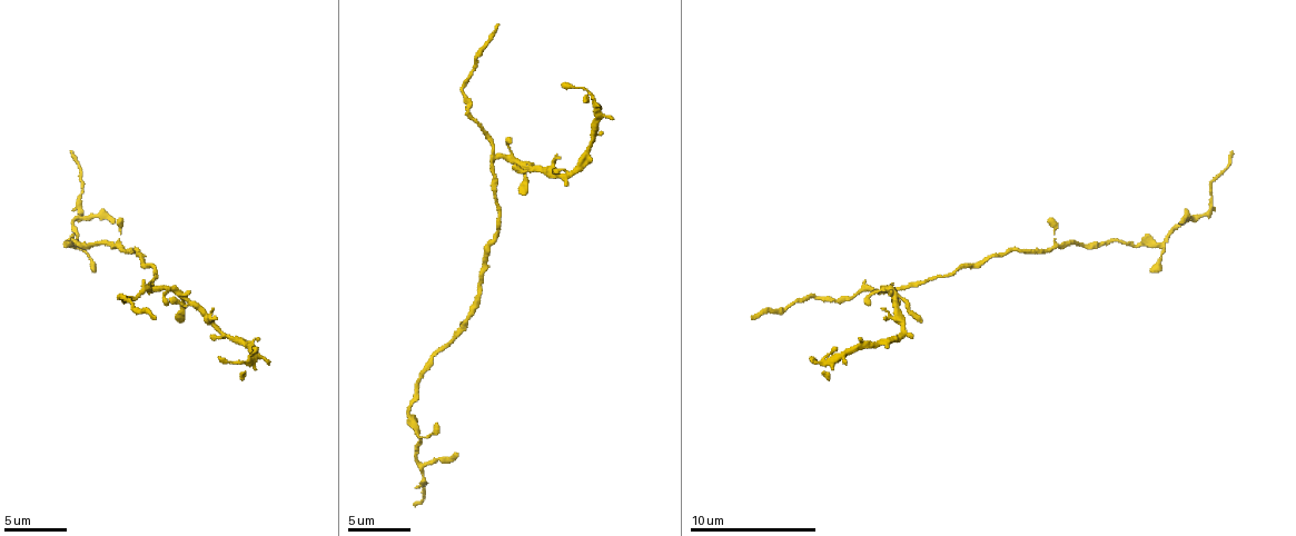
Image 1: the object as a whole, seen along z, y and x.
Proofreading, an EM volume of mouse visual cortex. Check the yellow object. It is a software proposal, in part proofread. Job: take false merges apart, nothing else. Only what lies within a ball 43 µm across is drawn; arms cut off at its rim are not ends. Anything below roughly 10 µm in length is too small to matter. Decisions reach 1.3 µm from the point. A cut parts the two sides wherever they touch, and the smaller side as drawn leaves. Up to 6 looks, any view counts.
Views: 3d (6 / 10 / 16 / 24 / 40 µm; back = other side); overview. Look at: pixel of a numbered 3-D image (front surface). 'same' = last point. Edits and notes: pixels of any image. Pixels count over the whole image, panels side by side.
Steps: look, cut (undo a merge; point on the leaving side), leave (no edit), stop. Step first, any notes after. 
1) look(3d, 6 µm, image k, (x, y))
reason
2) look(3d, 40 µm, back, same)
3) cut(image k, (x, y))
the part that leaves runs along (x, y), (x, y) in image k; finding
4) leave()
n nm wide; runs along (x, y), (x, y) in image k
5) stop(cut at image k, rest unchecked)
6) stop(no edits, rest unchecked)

look(3d, 6 µm, image 1, (1161, 244))
three-way junction

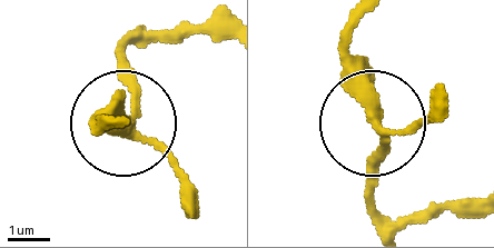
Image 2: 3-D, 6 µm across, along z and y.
look(3d, 6 µm, back, image 2, (377, 122))

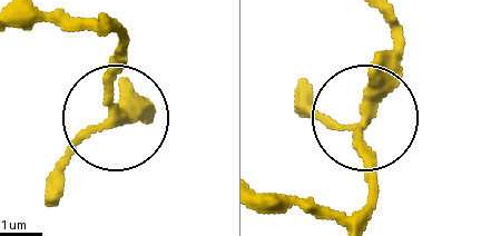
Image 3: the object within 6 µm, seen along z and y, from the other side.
leave()
runs along (380, 12), (394, 77), (362, 129), (372, 190) in image 3; all the same cell

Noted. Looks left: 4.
look(3d, 16 µm, image 1, (991, 257))

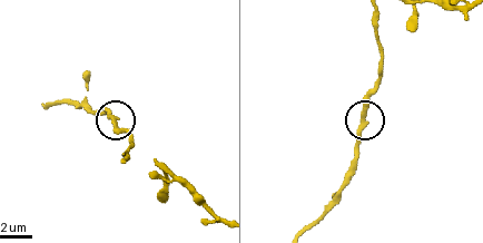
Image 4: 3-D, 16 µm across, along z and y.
leave()
continuous, no second cell

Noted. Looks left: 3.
look(3d, 6 µm, image 1, (498, 157))
four arms meet

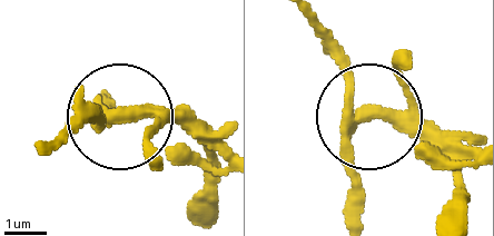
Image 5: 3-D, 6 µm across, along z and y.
leave()
4 arms; runs along (106, 92), (106, 125), (67, 125) in image 5; all the same cell

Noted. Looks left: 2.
stop(no edits, rest unchecked)

